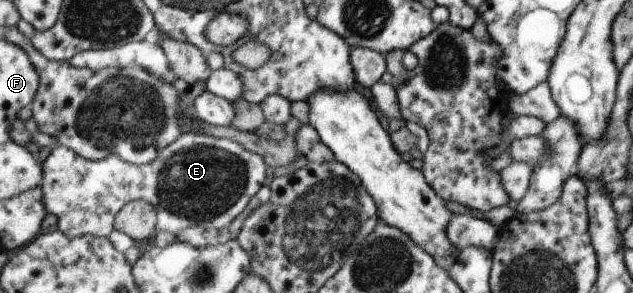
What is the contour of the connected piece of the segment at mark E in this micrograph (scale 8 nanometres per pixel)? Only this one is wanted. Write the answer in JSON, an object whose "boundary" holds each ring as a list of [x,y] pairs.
{"boundary":[[[198,132],[179,135],[173,143],[159,151],[153,161],[145,165],[128,162],[116,153],[109,155],[107,159],[91,161],[64,145],[52,149],[42,164],[41,189],[46,207],[58,217],[57,228],[71,239],[87,234],[108,238],[114,233],[119,211],[135,200],[145,200],[157,209],[155,231],[177,234],[190,226],[219,230],[229,226],[246,209],[249,199],[257,193],[259,187],[269,180],[269,170],[259,155],[247,151],[235,141]]]}

